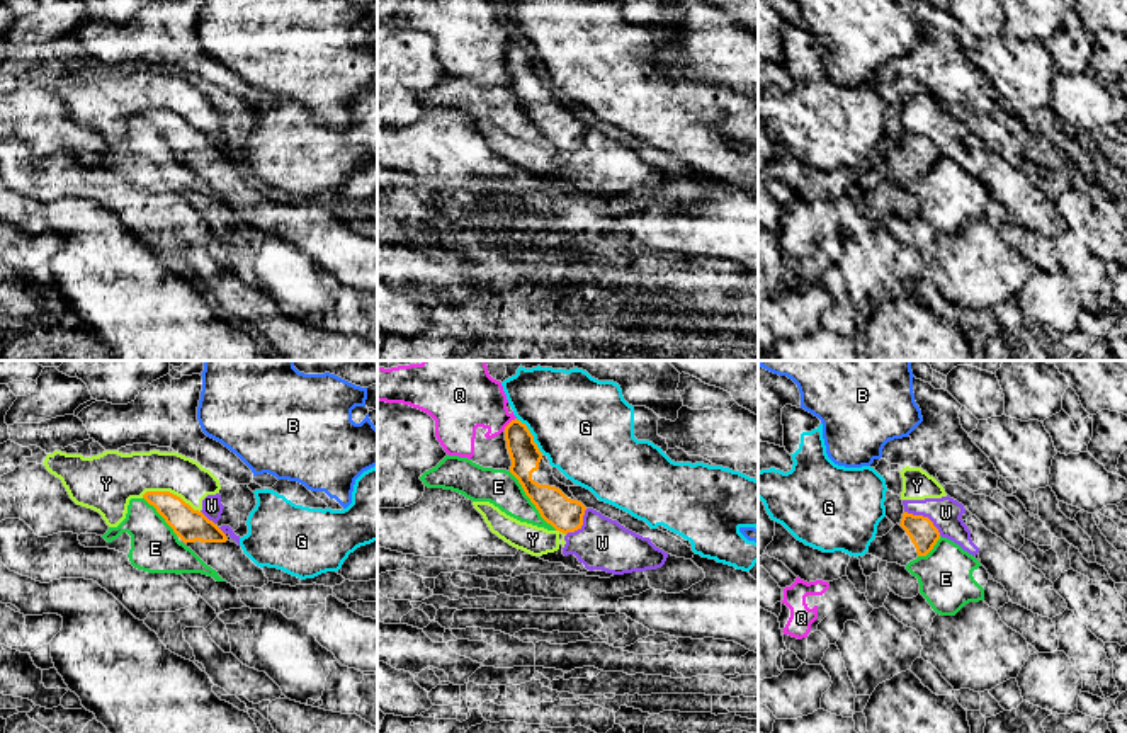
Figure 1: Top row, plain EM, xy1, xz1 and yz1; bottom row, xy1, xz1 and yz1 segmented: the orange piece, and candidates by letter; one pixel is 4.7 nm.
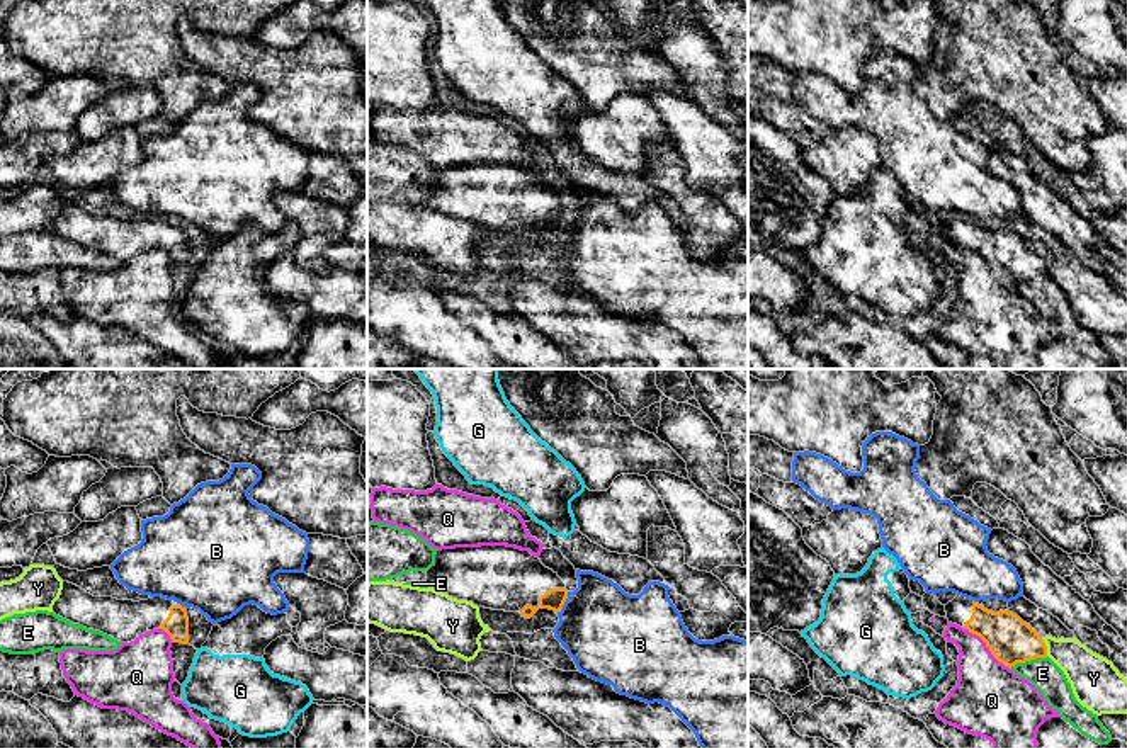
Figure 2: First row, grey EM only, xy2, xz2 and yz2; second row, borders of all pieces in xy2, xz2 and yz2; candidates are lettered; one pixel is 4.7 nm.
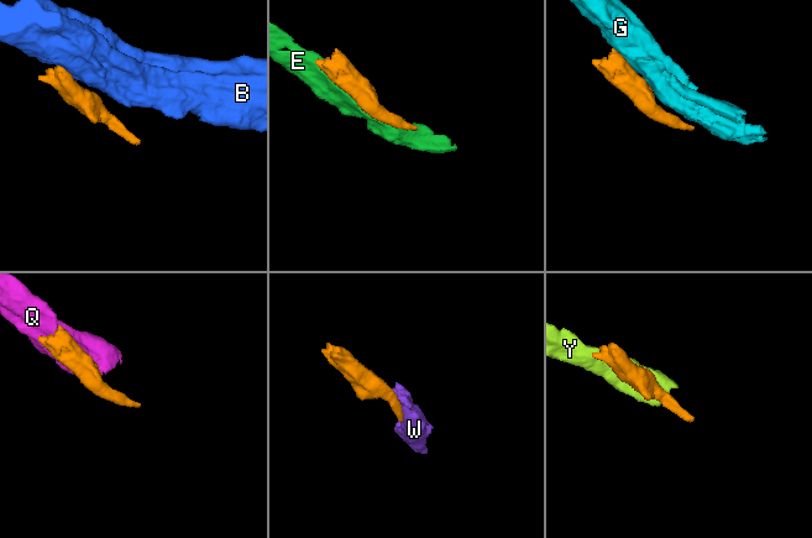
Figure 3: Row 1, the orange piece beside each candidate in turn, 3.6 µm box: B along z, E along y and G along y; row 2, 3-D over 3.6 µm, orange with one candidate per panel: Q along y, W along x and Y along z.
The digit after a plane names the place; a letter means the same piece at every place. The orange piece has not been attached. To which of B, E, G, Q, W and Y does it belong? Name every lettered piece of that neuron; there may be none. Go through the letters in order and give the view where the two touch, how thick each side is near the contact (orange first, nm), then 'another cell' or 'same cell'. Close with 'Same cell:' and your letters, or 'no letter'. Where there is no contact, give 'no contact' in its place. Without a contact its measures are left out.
B: xz2 | 100/400 nm | another cell
E: xz1 | 160/170 nm | another cell
G: xz1 | 140/440 nm | another cell
Q: yz2 | 220/340 nm | another cell
W: yz1 | 140/150 nm | another cell
Y: xy1 | 150/240 nm | another cell
Same cell: no letter

